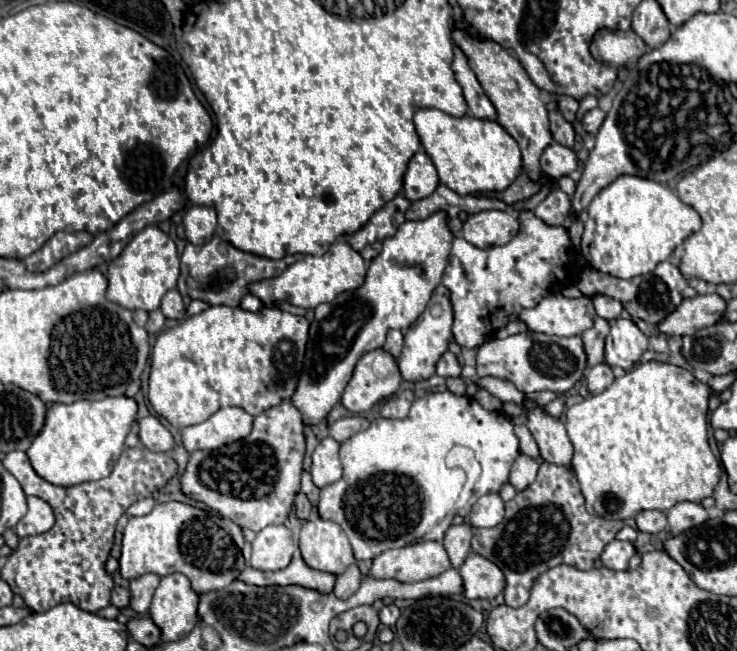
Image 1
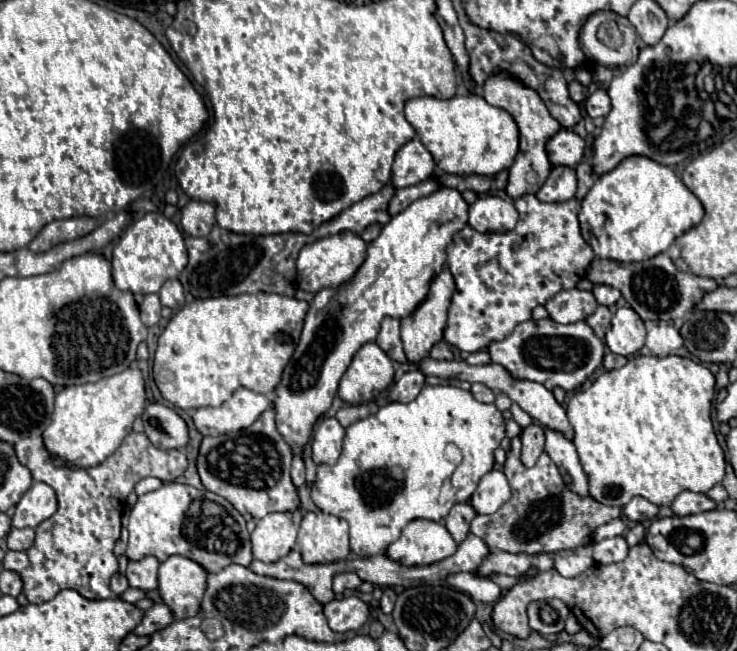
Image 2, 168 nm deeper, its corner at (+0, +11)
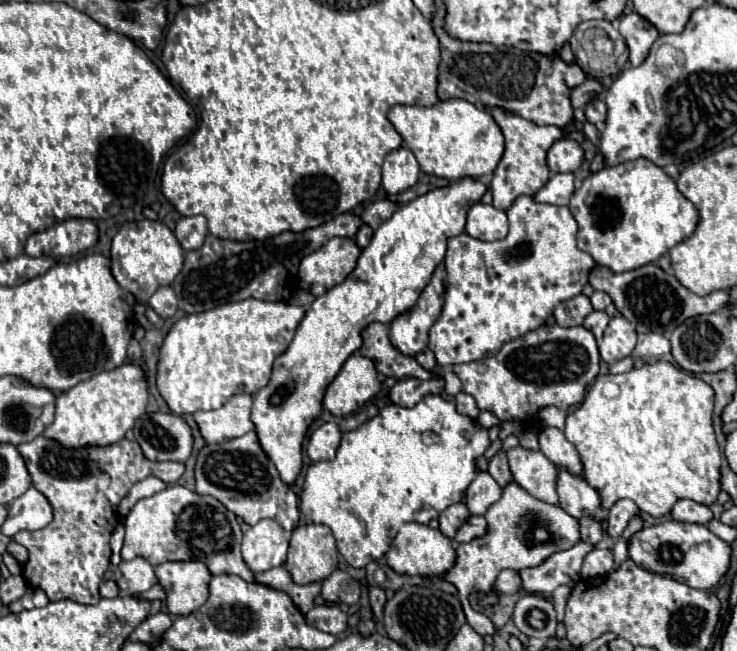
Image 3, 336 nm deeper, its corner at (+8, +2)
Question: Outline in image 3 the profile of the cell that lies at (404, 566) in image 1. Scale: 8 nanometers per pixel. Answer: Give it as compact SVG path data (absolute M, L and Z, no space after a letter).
M410 522L398 530L398 536L392 540L392 546L386 554L386 562L394 572L406 576L444 576L456 562L454 540L426 524Z

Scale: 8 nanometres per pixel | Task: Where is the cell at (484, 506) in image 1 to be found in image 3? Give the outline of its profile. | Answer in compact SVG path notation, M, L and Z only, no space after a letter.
M478 470L474 482L466 490L466 506L472 514L486 514L486 510L498 502L502 496L502 488L498 482L488 474Z

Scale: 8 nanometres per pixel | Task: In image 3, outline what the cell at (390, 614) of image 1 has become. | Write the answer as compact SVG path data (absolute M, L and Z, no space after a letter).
M370 586L370 606L376 618L382 618L384 604L386 604L386 592L380 586Z

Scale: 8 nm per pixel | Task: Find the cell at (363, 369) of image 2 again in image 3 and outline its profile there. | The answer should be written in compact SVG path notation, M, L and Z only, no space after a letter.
M354 352L326 388L322 406L332 416L342 418L360 410L372 396L378 394L378 390L380 382L372 360Z

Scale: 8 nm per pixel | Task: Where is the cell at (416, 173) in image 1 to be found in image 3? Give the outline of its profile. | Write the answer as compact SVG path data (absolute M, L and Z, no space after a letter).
M398 148L384 158L382 164L382 186L388 194L400 194L416 184L420 166L408 148Z

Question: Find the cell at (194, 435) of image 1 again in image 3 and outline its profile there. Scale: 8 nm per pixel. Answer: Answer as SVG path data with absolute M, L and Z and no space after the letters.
M234 394L218 410L194 412L194 420L200 426L206 444L220 444L254 430L254 424L250 420L250 408L250 394Z

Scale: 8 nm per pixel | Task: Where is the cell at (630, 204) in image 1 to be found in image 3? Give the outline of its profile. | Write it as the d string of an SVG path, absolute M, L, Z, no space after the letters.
M646 158L604 166L592 172L568 204L578 222L578 246L612 272L636 270L656 262L672 246L688 238L698 224L696 206L686 200L676 182Z

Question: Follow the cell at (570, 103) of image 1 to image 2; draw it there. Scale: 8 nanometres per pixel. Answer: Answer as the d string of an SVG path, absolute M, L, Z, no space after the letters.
M574 79L574 81L570 81L568 91L570 91L572 101L576 101L576 103L580 103L580 101L584 101L584 99L588 97L588 89L586 89L584 85L580 85L576 79Z

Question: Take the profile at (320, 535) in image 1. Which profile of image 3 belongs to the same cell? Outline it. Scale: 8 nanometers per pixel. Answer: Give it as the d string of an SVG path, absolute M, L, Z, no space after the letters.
M300 524L288 548L284 568L296 584L322 582L338 568L338 550L328 526Z

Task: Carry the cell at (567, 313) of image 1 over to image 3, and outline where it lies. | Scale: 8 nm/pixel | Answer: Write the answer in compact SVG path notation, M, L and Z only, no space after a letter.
M578 294L576 298L570 298L570 300L564 300L556 306L554 310L554 318L560 326L564 328L570 328L570 326L580 326L584 322L584 318L592 312L592 304L590 304L590 298L584 296L584 294Z

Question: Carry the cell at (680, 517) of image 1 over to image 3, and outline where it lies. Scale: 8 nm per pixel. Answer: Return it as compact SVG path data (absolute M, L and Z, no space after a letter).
M678 500L672 508L672 518L690 524L708 524L712 520L712 510L694 500Z

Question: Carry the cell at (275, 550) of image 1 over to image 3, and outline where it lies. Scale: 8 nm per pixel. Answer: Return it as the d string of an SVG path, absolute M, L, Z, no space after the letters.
M260 520L242 540L242 558L254 574L282 566L286 562L288 540L284 530L274 520Z

